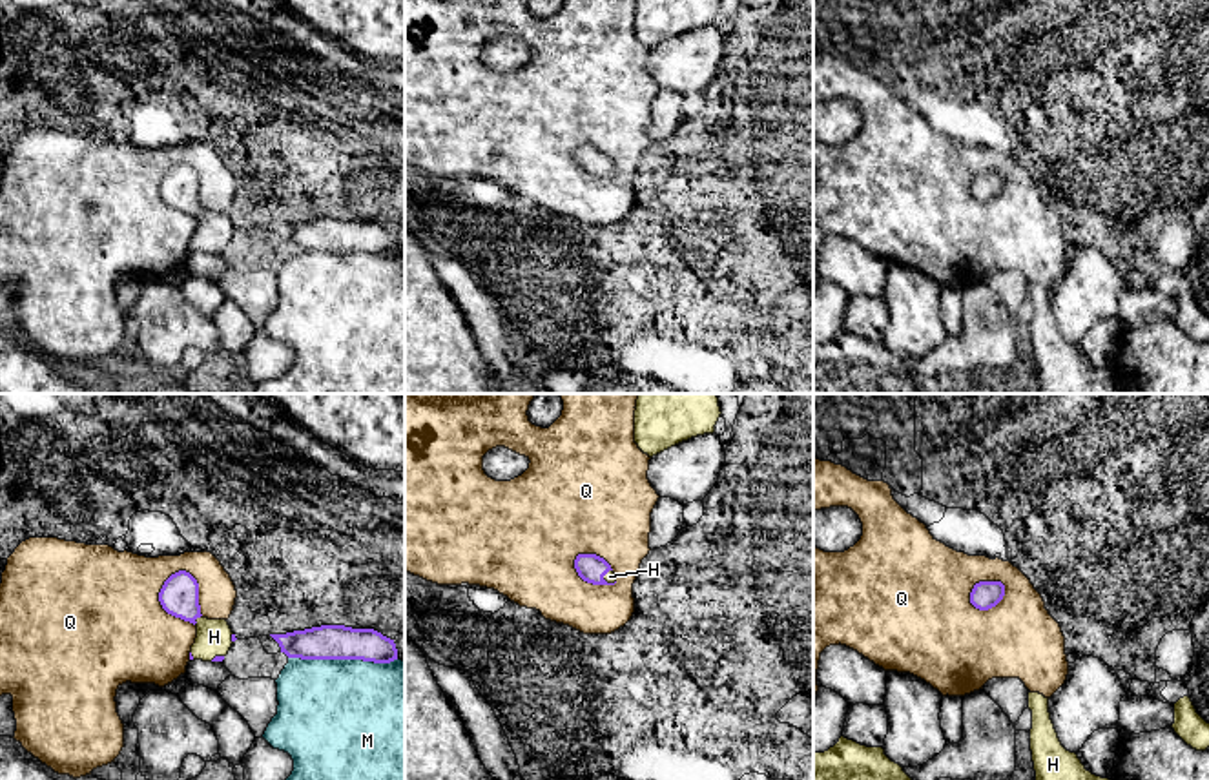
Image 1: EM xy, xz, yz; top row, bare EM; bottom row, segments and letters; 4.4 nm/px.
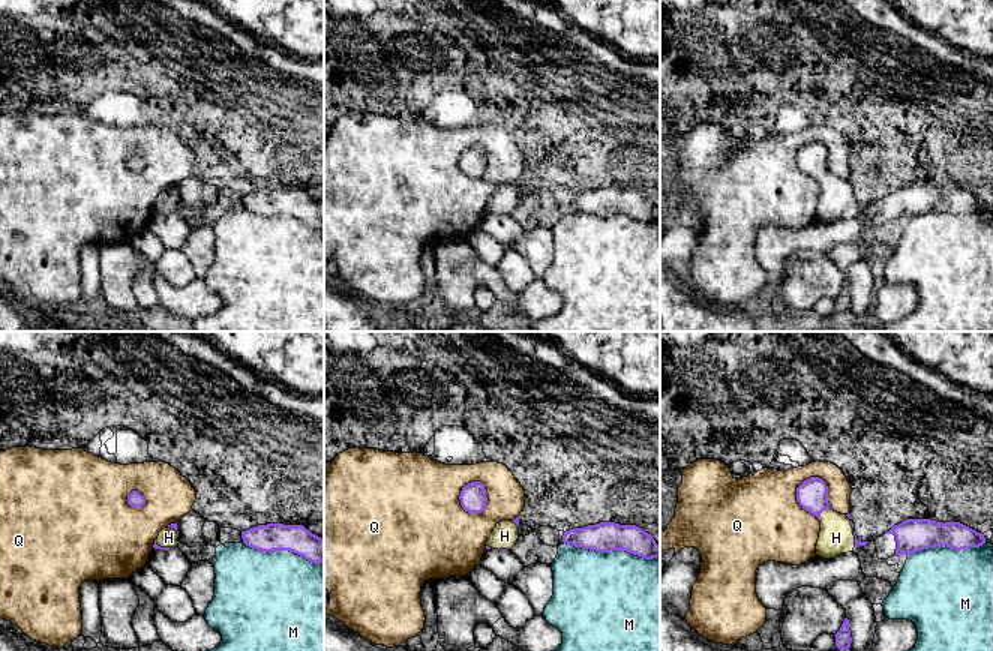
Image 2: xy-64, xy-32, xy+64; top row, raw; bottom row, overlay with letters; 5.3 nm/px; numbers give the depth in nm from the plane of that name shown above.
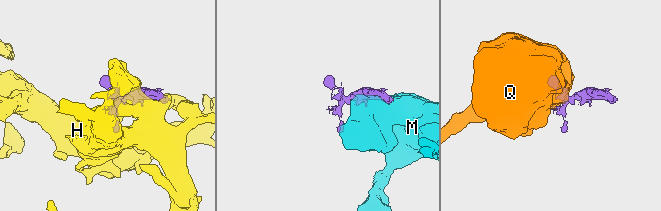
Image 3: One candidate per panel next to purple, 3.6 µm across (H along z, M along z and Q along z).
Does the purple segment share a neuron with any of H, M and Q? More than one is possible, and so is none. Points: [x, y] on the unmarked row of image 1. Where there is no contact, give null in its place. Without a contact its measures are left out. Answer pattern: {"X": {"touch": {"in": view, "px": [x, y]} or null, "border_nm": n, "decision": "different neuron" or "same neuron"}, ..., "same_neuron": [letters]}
{"H": {"touch": {"in": "xy", "px": [196, 210]}, "border_nm": 60, "decision": "different neuron"}, "M": {"touch": {"in": "xy", "px": [343, 250]}, "border_nm": 480, "decision": "different neuron"}, "Q": {"touch": {"in": "xy", "px": [161, 195]}, "border_nm": 260, "decision": "different neuron"}, "same_neuron": []}

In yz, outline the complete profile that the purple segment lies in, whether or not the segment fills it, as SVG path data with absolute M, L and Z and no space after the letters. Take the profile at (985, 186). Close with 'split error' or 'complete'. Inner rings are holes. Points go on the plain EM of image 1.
M979 173L970 184L970 195L979 202L996 199L1005 188L1005 177L1001 173Z; complete

